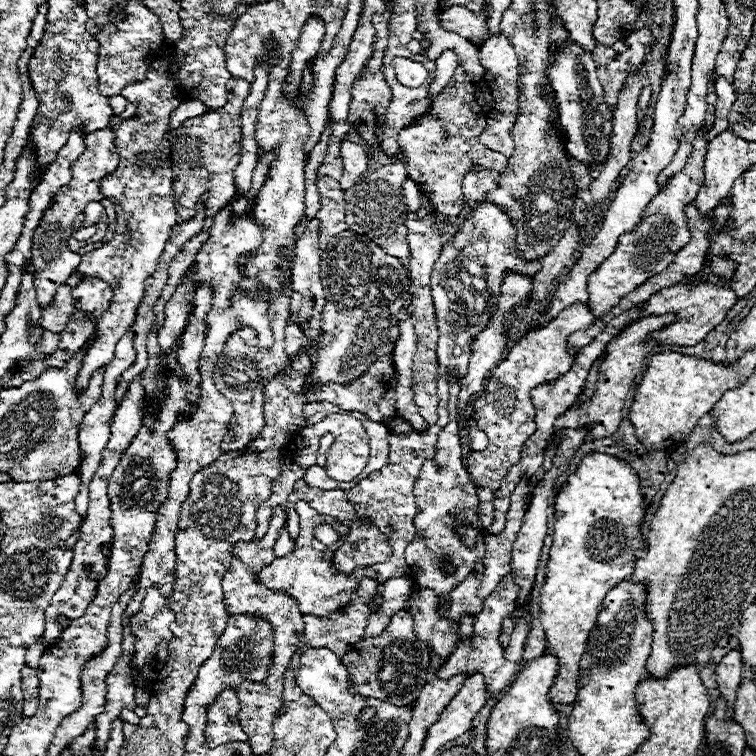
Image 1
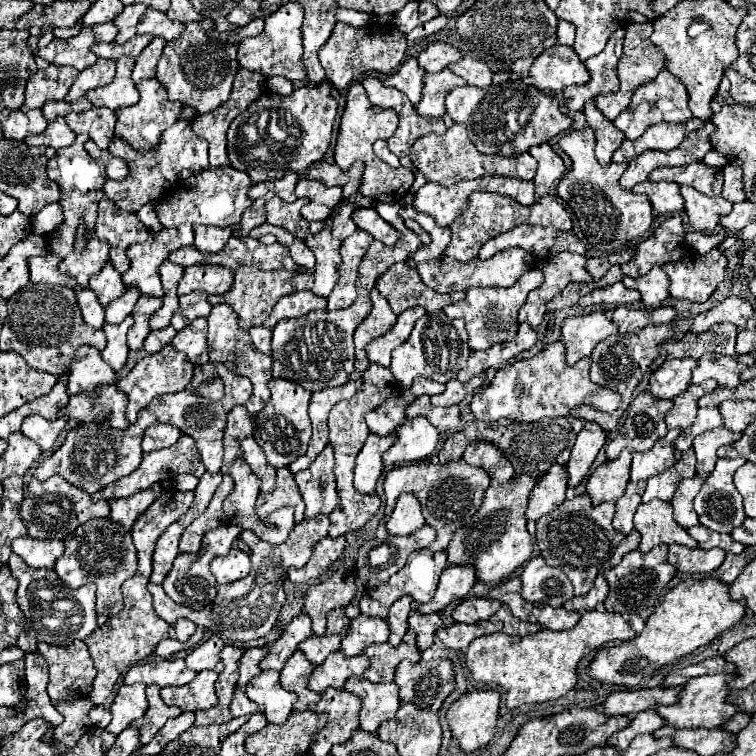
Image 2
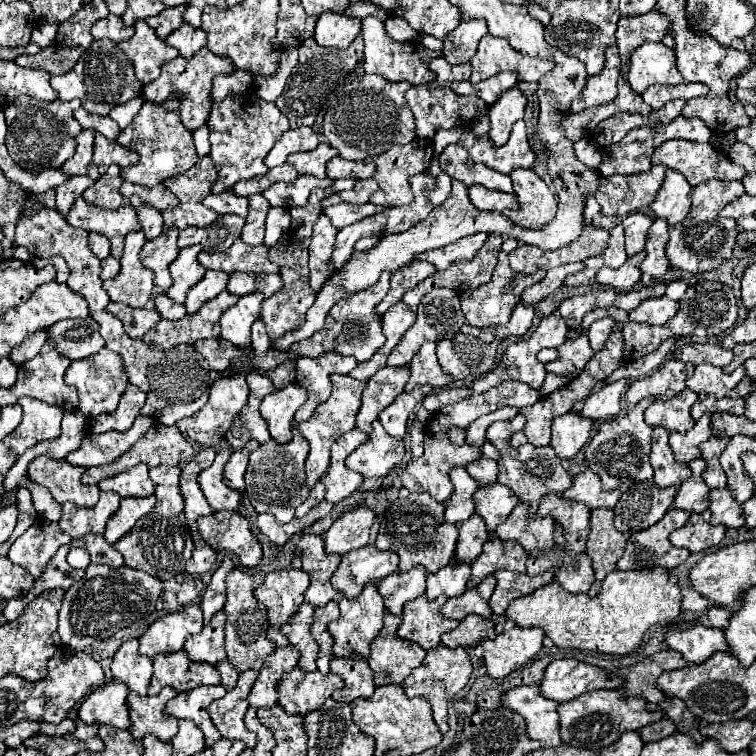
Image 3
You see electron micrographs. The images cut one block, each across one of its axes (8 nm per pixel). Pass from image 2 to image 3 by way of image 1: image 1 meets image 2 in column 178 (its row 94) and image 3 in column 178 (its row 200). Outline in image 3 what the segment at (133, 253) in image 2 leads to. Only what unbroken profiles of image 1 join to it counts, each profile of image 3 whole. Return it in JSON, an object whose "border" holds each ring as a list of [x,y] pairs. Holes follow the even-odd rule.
{"border":[[[210,156],[200,158],[192,170],[178,174],[176,178],[168,178],[164,186],[176,194],[180,200],[180,206],[168,208],[162,212],[164,216],[164,228],[170,230],[176,226],[178,230],[184,230],[188,226],[208,226],[216,220],[216,212],[202,206],[204,196],[210,194],[212,184],[216,182],[218,170],[214,168]]]}

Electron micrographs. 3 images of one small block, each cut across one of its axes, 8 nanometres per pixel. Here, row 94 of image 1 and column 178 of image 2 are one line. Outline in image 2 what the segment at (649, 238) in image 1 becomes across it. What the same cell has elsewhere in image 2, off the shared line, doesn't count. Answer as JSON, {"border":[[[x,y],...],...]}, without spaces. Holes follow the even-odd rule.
{"border":[[[148,686],[146,688],[146,698],[148,698],[148,710],[142,718],[138,718],[136,722],[132,722],[132,726],[136,726],[140,730],[140,740],[144,744],[148,744],[156,732],[166,724],[166,720],[176,718],[182,714],[180,708],[174,706],[166,706],[160,698],[160,688],[158,686]]]}

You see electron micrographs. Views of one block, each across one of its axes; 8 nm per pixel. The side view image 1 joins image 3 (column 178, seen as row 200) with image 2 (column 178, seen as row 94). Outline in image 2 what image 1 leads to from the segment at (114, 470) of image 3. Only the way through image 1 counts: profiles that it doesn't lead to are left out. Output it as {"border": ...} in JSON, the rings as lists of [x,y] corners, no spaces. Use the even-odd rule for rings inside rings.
{"border":[[[182,434],[182,438],[176,442],[176,446],[170,446],[170,448],[164,448],[164,450],[154,450],[154,452],[148,452],[144,454],[144,460],[142,464],[138,466],[138,470],[134,470],[130,476],[124,476],[120,478],[118,482],[114,482],[112,486],[106,486],[104,490],[92,494],[92,500],[98,502],[98,500],[110,500],[110,498],[124,498],[124,496],[130,496],[130,494],[136,494],[140,490],[146,490],[150,488],[154,482],[158,480],[166,480],[166,478],[174,478],[178,474],[194,474],[196,478],[200,478],[202,474],[206,472],[206,468],[202,466],[200,462],[200,454],[198,454],[198,448],[196,444],[192,442],[190,436]]]}

